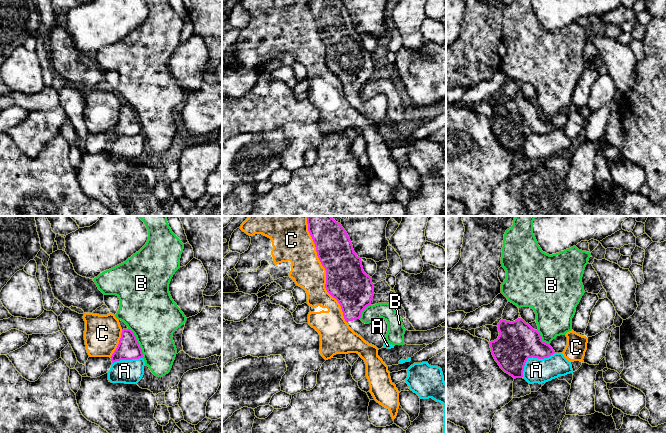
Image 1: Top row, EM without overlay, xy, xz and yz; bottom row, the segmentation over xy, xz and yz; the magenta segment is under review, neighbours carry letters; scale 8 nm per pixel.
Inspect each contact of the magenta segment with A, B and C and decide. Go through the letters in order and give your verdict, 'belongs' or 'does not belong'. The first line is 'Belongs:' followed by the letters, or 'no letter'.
Belongs: no letter
A: does not belong
B: does not belong
C: does not belong

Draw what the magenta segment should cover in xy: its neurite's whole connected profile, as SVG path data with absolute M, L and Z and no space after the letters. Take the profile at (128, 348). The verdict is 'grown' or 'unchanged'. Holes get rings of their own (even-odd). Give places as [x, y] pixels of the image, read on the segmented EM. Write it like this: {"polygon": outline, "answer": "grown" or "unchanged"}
{"polygon": "M130 329L122 330L119 344L110 358L112 363L120 360L143 358L142 349Z", "answer": "unchanged"}

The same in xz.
{"polygon": "M307 216L307 224L326 270L327 292L340 304L349 327L369 344L383 348L388 331L386 320L380 318L369 324L360 320L362 311L371 305L374 284L364 272L347 232L331 216Z", "answer": "grown"}

